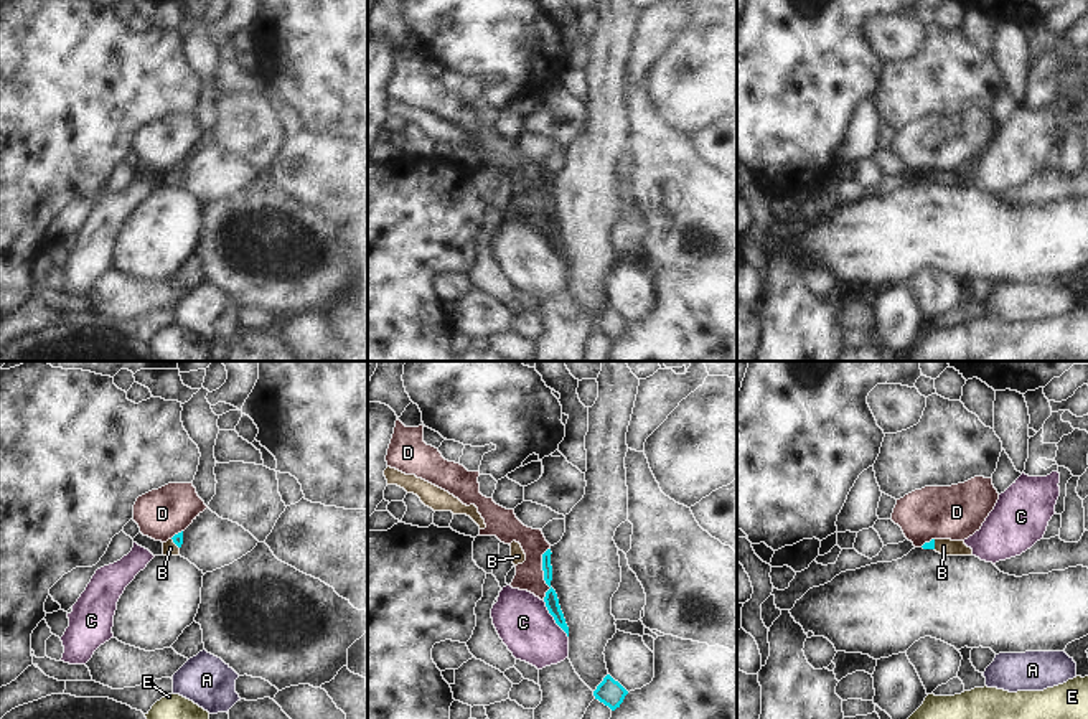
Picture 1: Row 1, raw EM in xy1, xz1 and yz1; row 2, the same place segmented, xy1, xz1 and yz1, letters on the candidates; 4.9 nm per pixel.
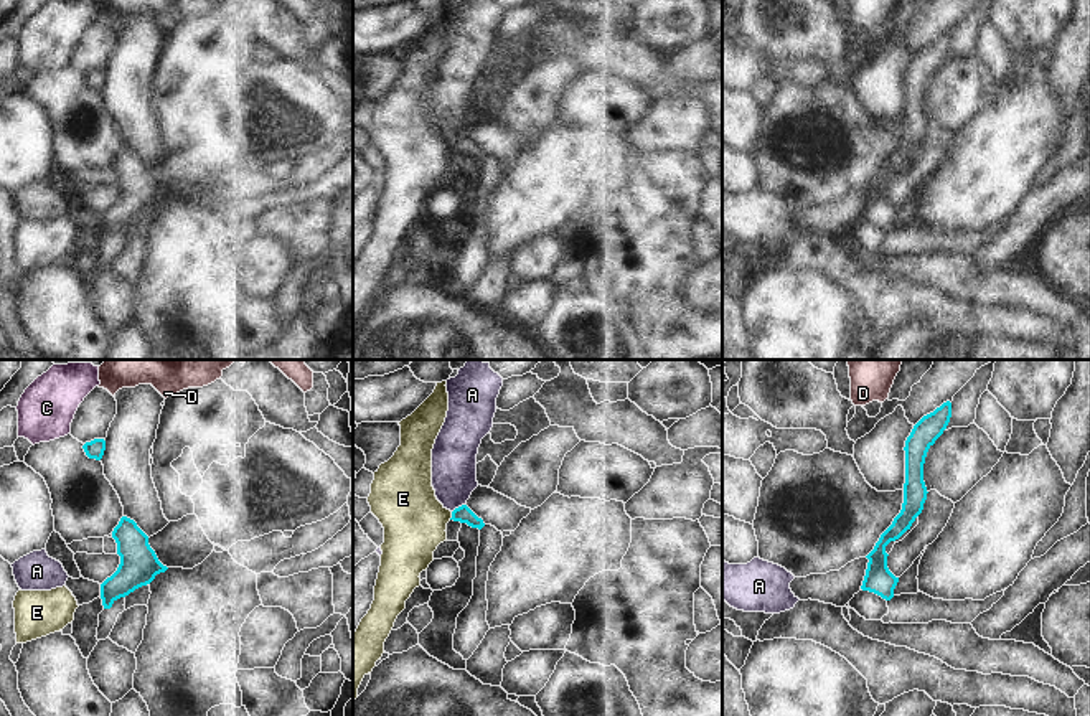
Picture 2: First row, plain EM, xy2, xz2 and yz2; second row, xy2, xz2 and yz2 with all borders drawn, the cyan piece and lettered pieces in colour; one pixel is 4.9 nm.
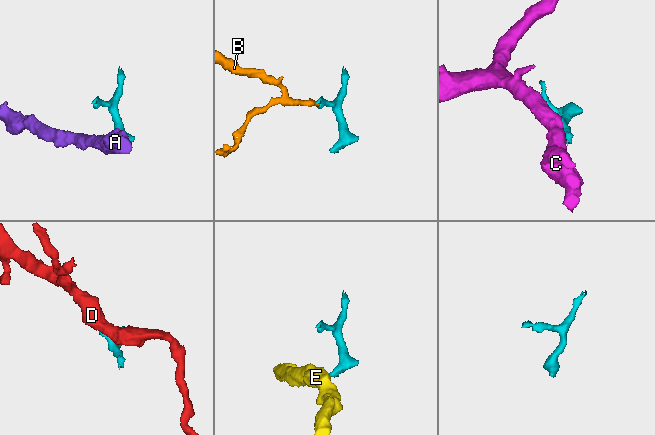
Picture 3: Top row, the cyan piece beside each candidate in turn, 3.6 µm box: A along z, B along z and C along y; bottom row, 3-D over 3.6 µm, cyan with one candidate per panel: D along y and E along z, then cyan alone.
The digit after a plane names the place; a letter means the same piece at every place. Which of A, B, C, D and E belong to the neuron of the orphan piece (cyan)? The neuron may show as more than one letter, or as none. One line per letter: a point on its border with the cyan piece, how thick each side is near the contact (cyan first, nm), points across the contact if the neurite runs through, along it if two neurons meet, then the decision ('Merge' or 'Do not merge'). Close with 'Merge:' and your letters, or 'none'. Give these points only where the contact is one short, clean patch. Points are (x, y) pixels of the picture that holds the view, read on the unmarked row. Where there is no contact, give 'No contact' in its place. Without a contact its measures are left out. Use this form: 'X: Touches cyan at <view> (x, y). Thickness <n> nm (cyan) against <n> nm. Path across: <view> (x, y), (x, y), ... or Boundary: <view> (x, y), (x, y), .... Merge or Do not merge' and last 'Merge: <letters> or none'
A: Touches cyan at xz2 (459, 137). Thickness 80 nm (cyan) against 220 nm. Do not merge
B: Touches cyan at xy1 (173, 172). Thickness 50 nm (cyan) against 70 nm. Path across: xy1 (178, 169), (173, 172), (170, 178). Merge
C: Touches cyan at xz1 (554, 249). Thickness 70 nm (cyan) against 280 nm. Boundary: xz1 (543, 231), (554, 253), (567, 267). Do not merge
D: Touches cyan at xz1 (544, 205). Thickness 70 nm (cyan) against 140 nm. Boundary: xz1 (549, 178), (543, 185), (543, 210), (549, 218), (543, 230). Do not merge
E: Touches cyan at xz2 (452, 146). Thickness 80 nm (cyan) against 320 nm. Do not merge
Merge: B.

